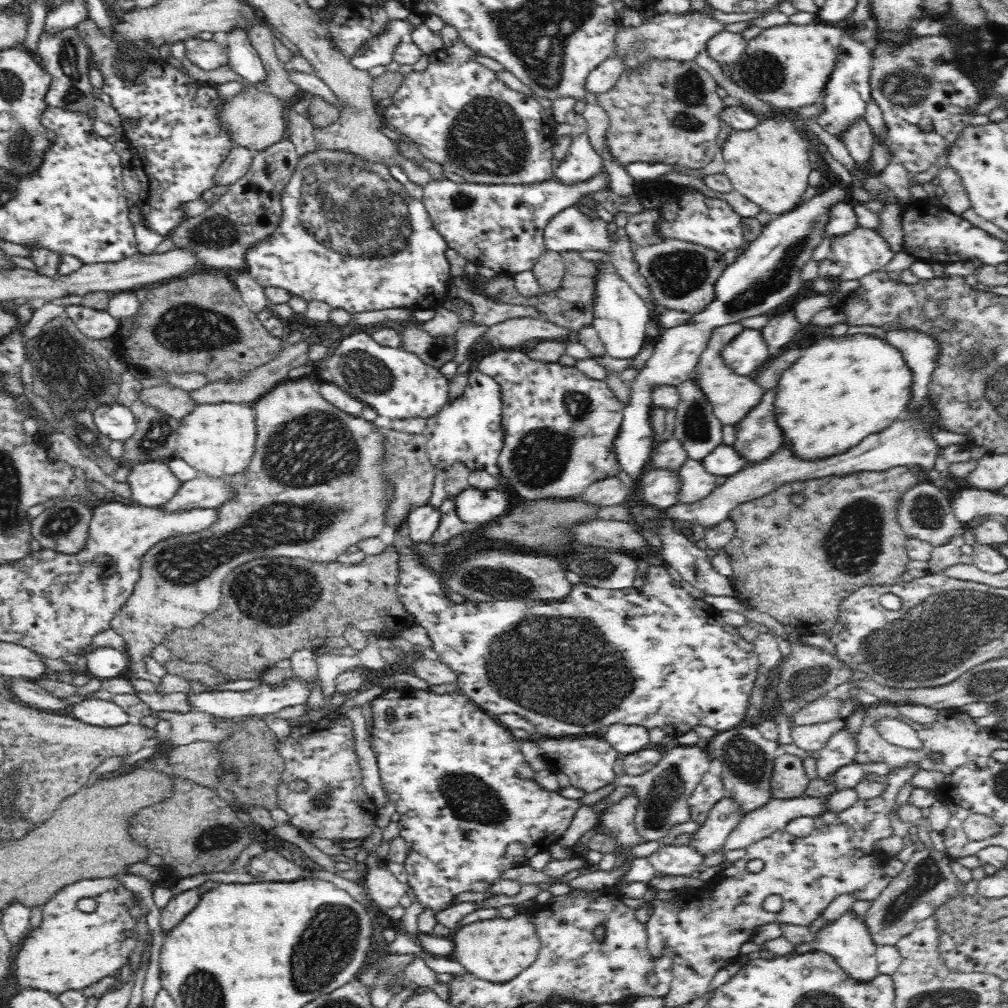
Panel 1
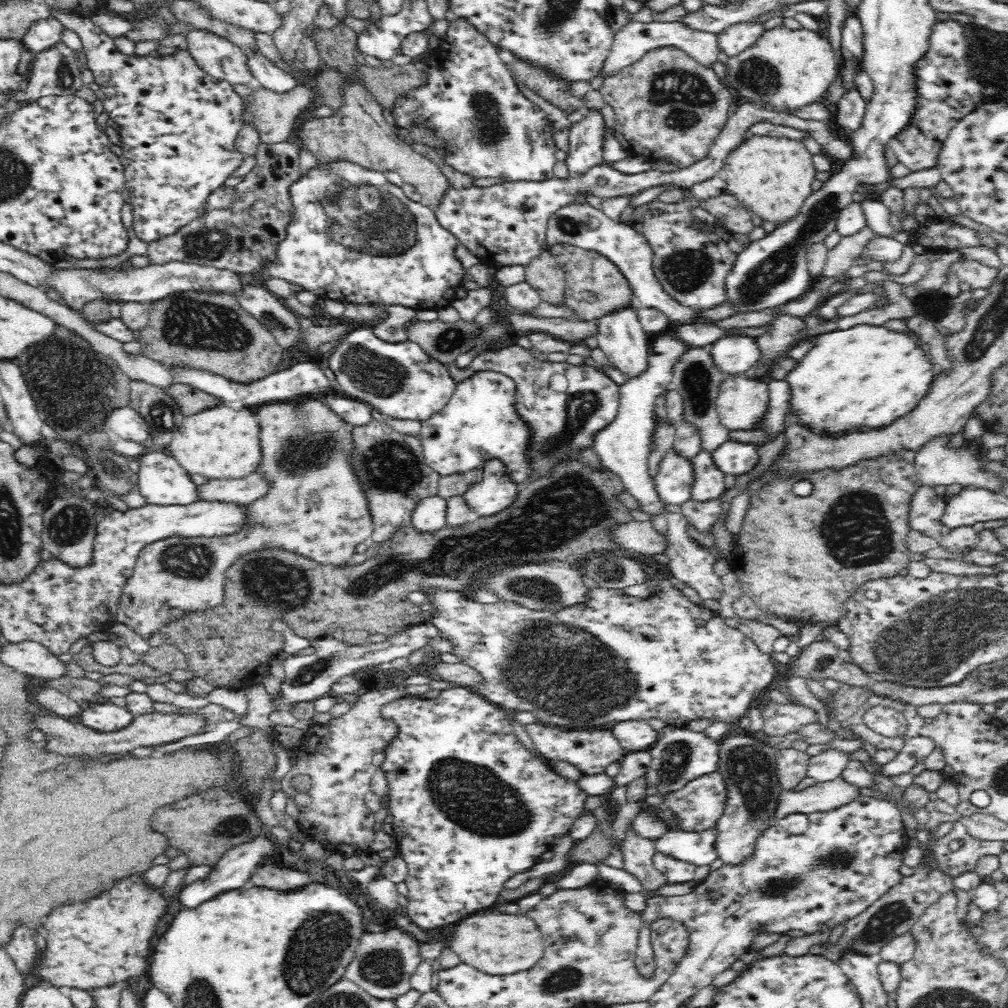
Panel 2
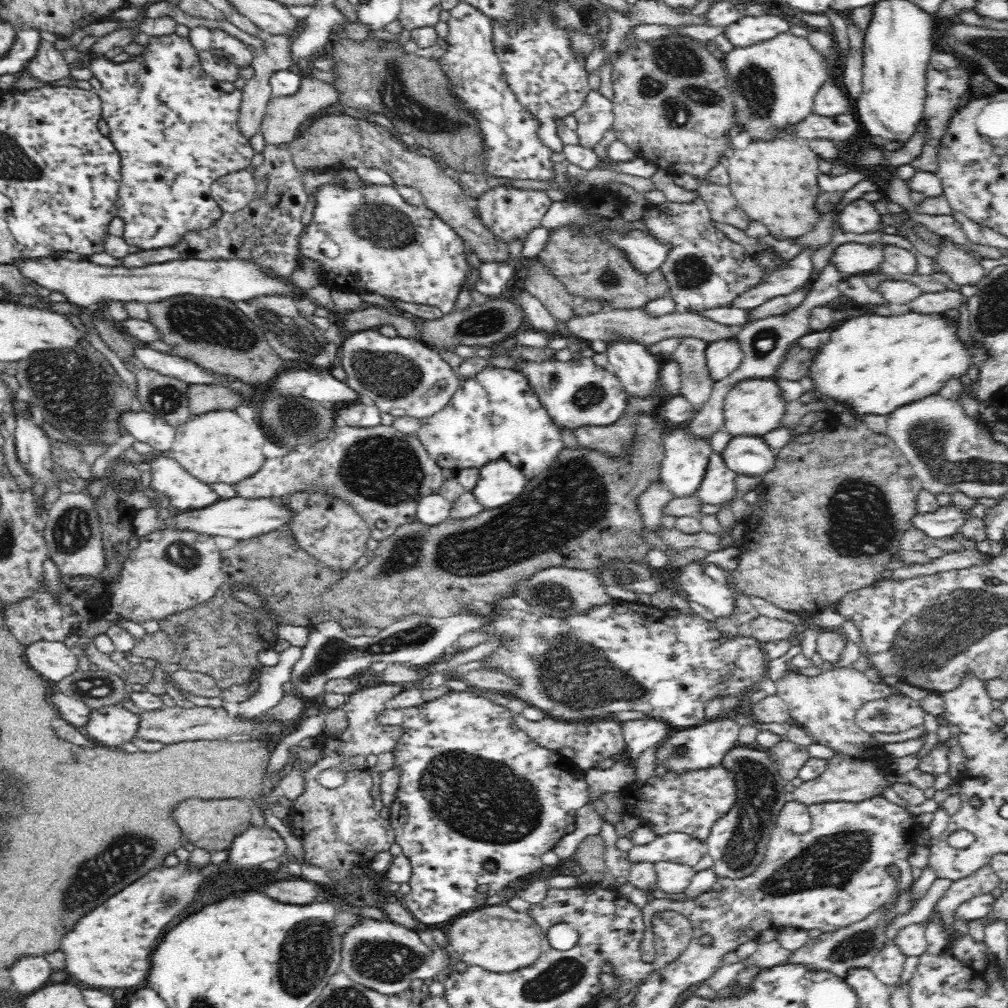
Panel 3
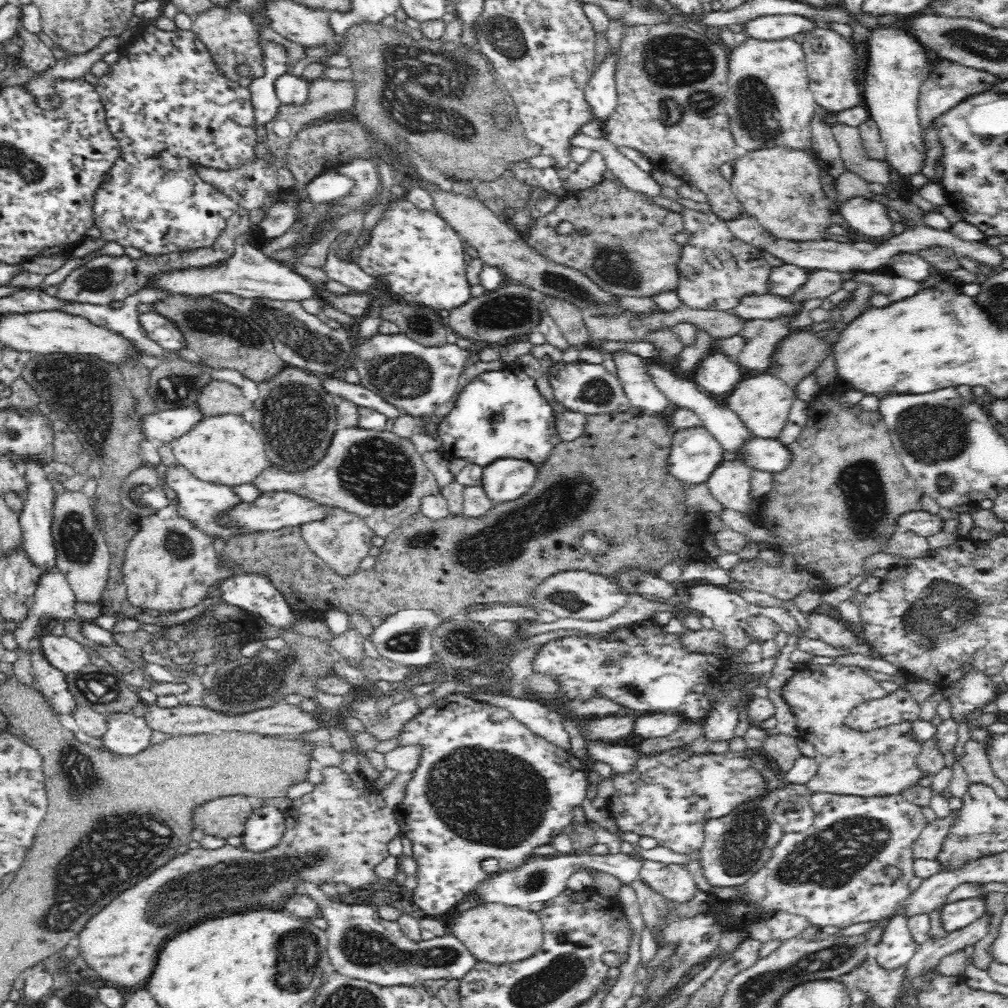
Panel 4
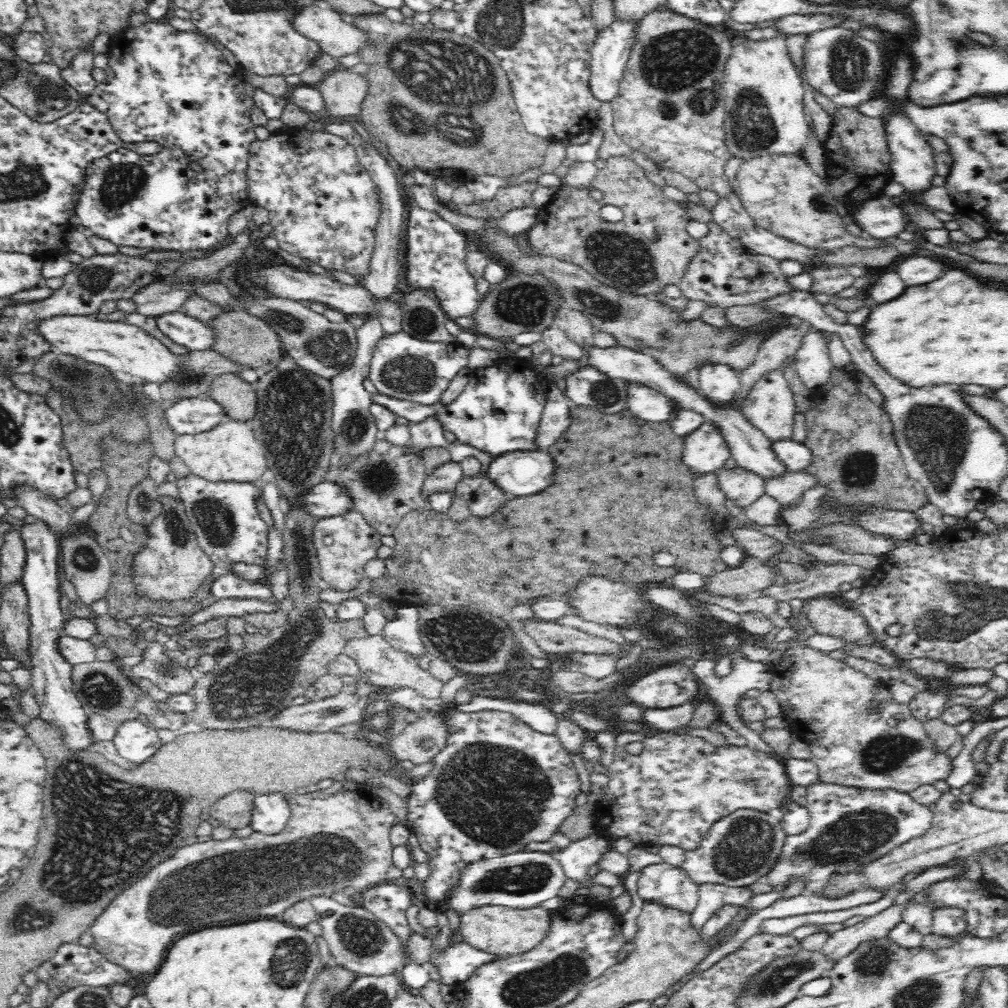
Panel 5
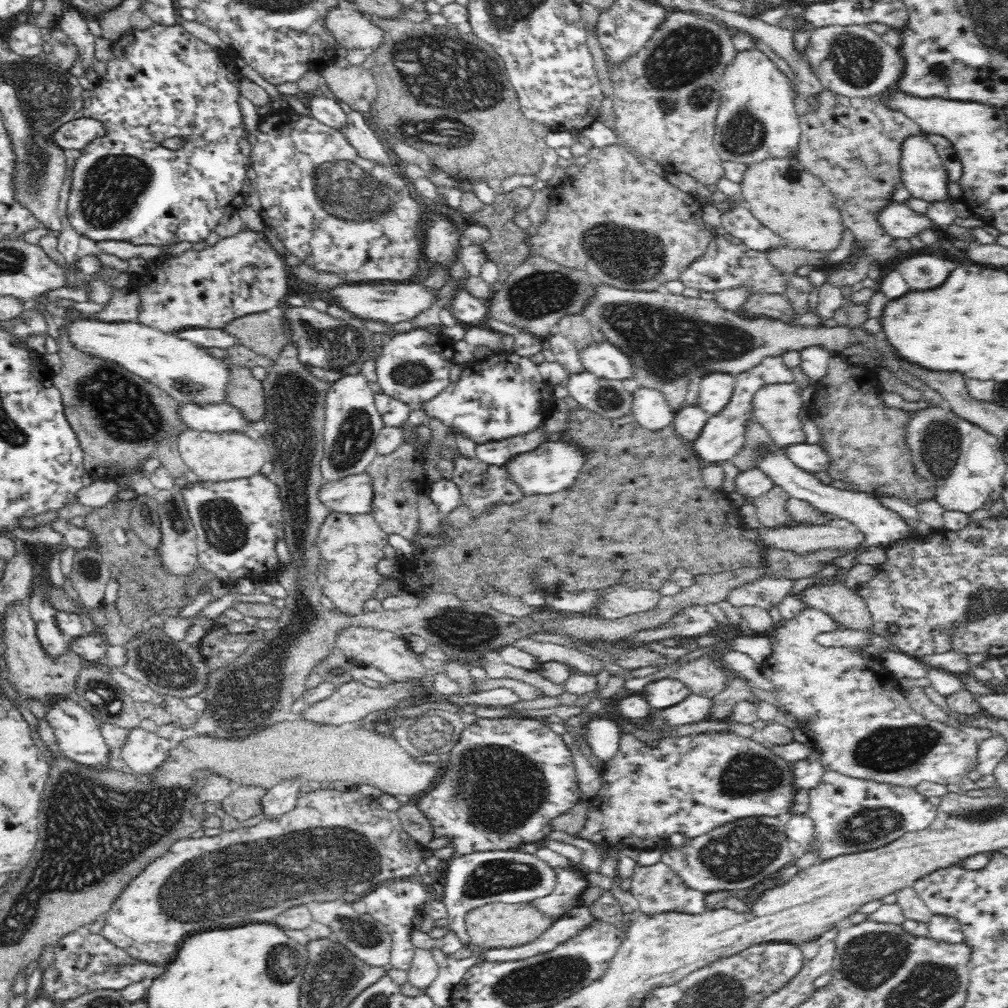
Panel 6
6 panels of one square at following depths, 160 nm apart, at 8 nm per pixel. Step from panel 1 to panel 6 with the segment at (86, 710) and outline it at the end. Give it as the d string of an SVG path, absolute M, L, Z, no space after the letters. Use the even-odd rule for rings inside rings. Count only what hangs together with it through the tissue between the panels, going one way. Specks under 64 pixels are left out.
M136 727L130 729L130 734L120 751L126 764L142 776L150 776L168 760L174 744L156 733Z

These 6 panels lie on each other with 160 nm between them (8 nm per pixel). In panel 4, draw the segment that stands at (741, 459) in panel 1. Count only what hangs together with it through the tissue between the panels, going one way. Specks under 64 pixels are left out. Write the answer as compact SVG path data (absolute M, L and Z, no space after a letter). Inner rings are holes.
M754 438L740 450L740 459L754 470L774 474L786 471L794 463L792 449L778 439Z

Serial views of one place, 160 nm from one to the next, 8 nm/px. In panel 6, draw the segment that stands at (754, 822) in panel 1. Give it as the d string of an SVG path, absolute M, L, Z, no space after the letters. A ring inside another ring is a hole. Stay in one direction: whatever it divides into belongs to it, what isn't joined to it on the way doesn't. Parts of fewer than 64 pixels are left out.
M805 606L796 618L782 621L774 629L777 640L774 650L761 662L761 666L778 687L777 701L793 714L793 724L811 734L813 747L822 753L824 770L832 769L848 776L903 787L917 787L924 781L957 785L964 776L974 773L980 743L992 736L1000 736L992 728L962 722L954 726L917 714L905 698L900 680L889 671L887 655L868 652L868 658L864 658L856 647L826 646L814 641L817 634L845 629L834 617L820 609Z

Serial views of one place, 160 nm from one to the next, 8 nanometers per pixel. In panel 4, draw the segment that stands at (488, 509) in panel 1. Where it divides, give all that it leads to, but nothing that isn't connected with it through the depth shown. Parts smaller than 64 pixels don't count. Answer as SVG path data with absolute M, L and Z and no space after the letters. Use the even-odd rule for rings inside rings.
M500 458L483 468L482 487L496 503L516 500L539 478L540 464L519 458Z

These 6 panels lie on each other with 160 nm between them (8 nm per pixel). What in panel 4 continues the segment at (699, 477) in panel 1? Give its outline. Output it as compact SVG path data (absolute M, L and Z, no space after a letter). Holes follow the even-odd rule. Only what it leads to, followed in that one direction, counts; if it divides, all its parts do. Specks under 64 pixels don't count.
M742 459L725 461L708 478L708 487L712 495L724 503L728 510L736 510L743 516L748 516L752 501L752 474L754 469L745 464Z

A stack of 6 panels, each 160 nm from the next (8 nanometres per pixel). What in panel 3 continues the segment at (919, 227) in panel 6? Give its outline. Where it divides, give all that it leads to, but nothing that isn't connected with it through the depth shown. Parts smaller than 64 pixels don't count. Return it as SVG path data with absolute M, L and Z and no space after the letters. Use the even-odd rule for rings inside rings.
M861 198L844 206L837 212L835 220L836 225L856 234L868 234L880 230L883 230L884 234L894 234L892 225L886 225L876 208Z

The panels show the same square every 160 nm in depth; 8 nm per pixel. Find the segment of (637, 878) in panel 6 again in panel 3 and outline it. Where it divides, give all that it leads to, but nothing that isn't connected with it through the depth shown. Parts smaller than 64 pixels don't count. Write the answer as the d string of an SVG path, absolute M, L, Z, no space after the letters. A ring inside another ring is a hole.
M660 861L653 864L656 870L657 888L669 897L680 898L688 888L692 878L697 874L693 866Z

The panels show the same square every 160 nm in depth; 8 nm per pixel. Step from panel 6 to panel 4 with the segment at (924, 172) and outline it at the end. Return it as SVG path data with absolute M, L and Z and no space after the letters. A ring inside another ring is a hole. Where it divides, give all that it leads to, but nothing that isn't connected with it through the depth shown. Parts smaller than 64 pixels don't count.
M893 26L876 28L870 34L866 48L868 60L864 72L863 102L870 109L870 116L880 129L881 139L885 144L885 160L899 172L901 179L916 176L922 172L926 160L926 129L920 124L917 96L919 86L933 67L927 56L927 48L914 36Z

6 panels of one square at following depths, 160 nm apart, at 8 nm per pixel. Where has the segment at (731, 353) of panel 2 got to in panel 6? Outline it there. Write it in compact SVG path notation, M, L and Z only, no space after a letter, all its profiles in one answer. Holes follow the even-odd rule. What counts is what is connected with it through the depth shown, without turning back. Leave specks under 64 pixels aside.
M712 372L699 379L700 396L697 407L708 415L716 415L731 402L735 389L735 377L724 372Z

